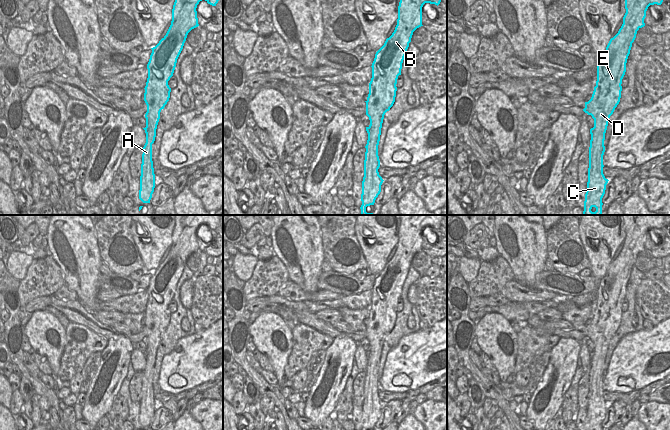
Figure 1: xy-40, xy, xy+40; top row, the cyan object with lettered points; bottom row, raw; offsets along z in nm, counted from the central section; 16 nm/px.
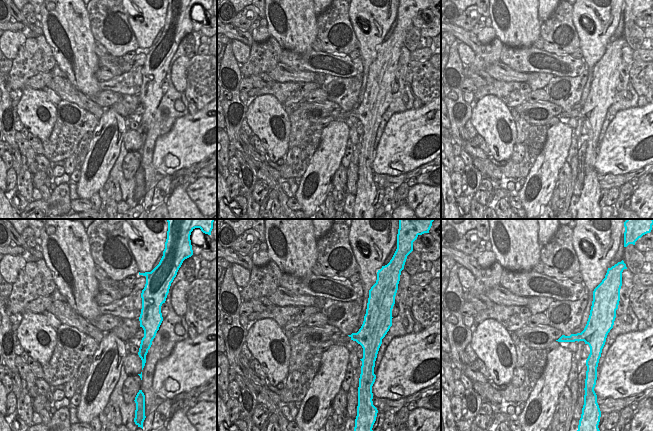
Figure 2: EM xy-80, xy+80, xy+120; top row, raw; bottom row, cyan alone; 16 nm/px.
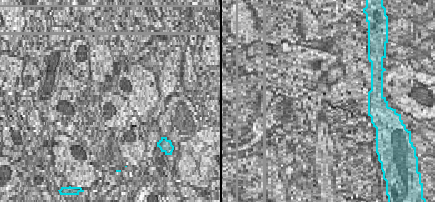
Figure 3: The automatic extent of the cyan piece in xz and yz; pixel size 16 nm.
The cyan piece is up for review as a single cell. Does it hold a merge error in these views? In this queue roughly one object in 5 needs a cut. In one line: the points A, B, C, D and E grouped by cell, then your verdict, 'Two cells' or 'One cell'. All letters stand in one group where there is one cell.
Groups: A B C D E. One cell

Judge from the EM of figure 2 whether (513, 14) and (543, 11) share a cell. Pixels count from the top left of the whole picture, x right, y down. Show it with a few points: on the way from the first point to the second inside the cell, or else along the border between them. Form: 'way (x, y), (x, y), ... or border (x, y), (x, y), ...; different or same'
border (537, 10), (537, 18), (541, 22); different

